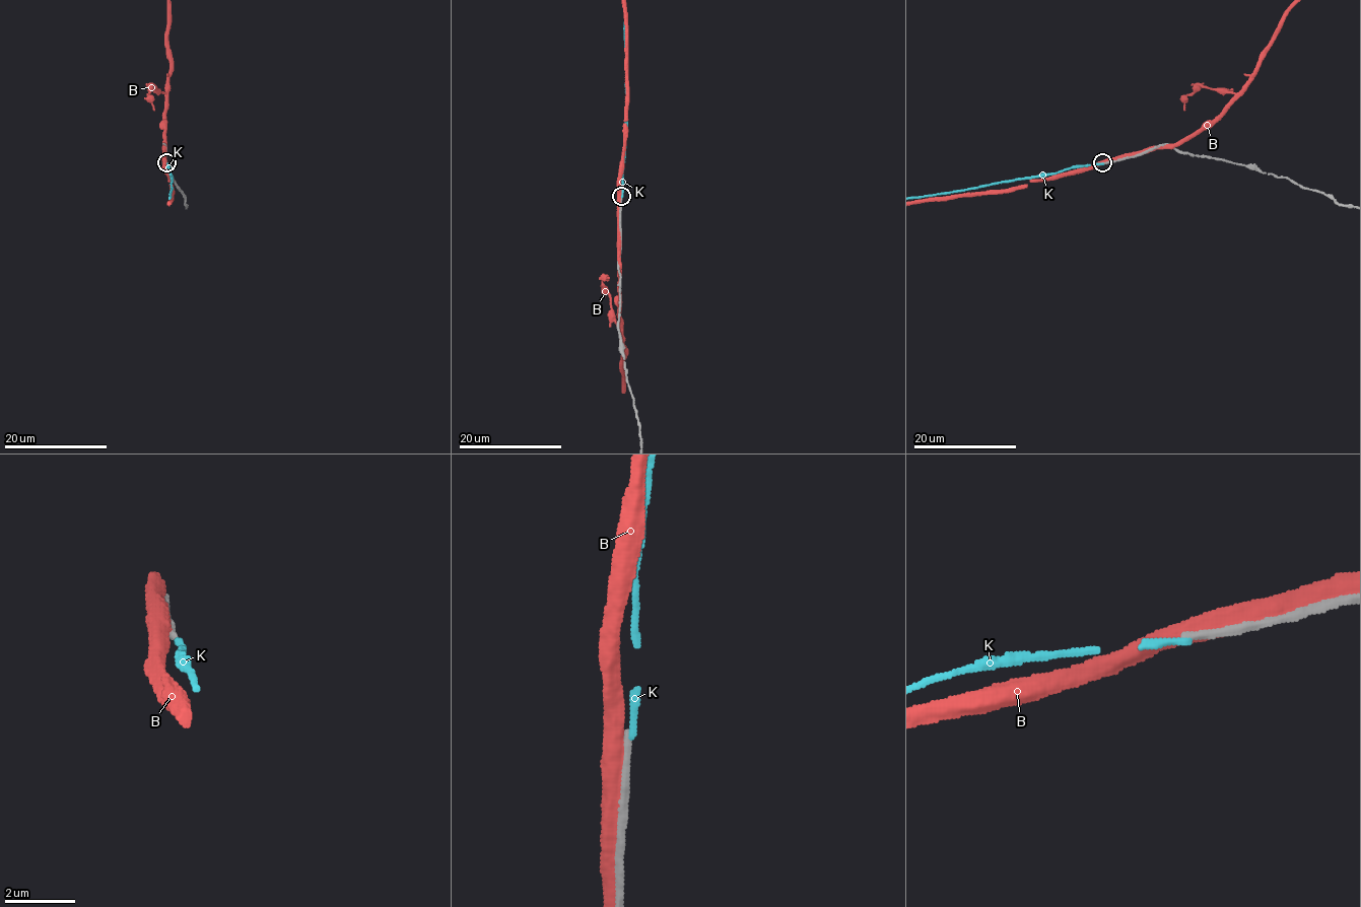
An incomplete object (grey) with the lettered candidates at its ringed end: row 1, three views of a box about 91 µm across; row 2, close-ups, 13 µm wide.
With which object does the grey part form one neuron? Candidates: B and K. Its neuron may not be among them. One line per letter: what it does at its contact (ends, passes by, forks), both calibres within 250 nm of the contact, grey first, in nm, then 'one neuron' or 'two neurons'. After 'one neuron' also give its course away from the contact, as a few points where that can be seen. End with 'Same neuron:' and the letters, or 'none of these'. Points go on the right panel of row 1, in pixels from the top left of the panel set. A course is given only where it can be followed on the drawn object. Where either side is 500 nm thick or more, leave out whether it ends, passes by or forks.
B: 220 nm thick on the grey side, 500 nm on the other; two neurons
K: it ends there; 200 nm thick on the grey side, 170 nm on the other; two neurons
Same neuron: none of these

